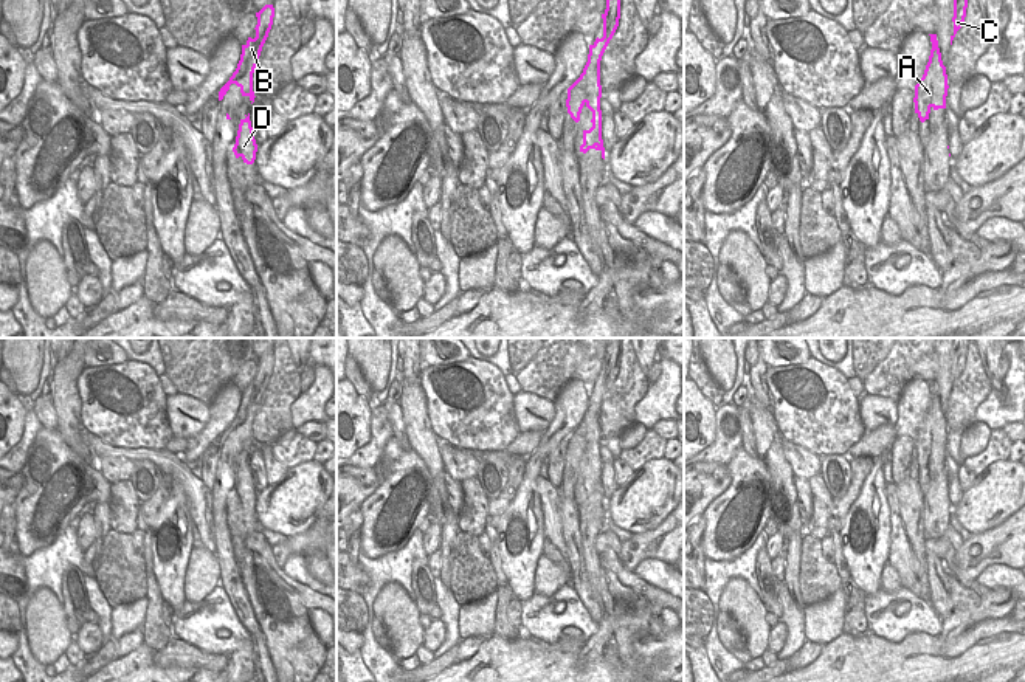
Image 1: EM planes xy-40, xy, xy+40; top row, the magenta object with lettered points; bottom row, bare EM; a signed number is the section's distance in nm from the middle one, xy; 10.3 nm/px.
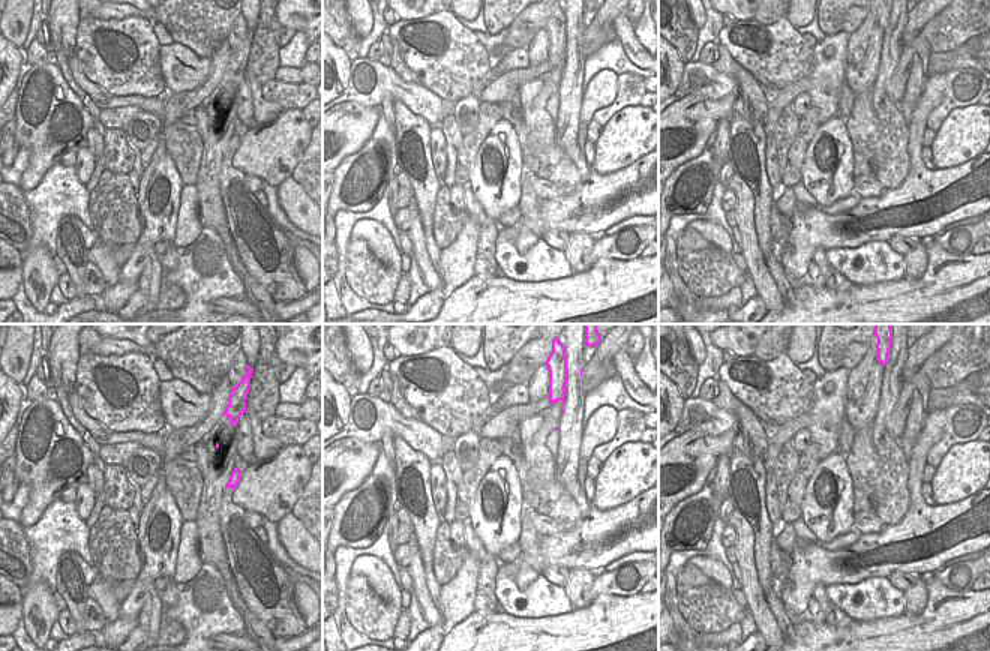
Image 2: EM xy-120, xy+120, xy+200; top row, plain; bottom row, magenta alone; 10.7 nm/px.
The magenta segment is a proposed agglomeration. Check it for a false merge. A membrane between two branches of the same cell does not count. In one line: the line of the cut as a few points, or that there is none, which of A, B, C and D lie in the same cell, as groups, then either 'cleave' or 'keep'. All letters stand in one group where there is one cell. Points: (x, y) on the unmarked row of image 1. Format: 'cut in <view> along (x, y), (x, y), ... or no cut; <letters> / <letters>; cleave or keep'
cut in xy along (599, 422), (591, 422), (583, 434), (574, 434), (568, 440); A D / B C; cleave

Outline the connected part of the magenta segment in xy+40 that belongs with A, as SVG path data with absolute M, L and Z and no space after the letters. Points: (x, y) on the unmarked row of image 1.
M929 381L932 397L923 425L915 432L915 460L920 468L929 467L930 457L946 456L947 422L941 408L937 381Z

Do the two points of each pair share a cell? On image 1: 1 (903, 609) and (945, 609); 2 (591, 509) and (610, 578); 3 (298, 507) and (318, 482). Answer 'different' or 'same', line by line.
1: different
2: different
3: same

